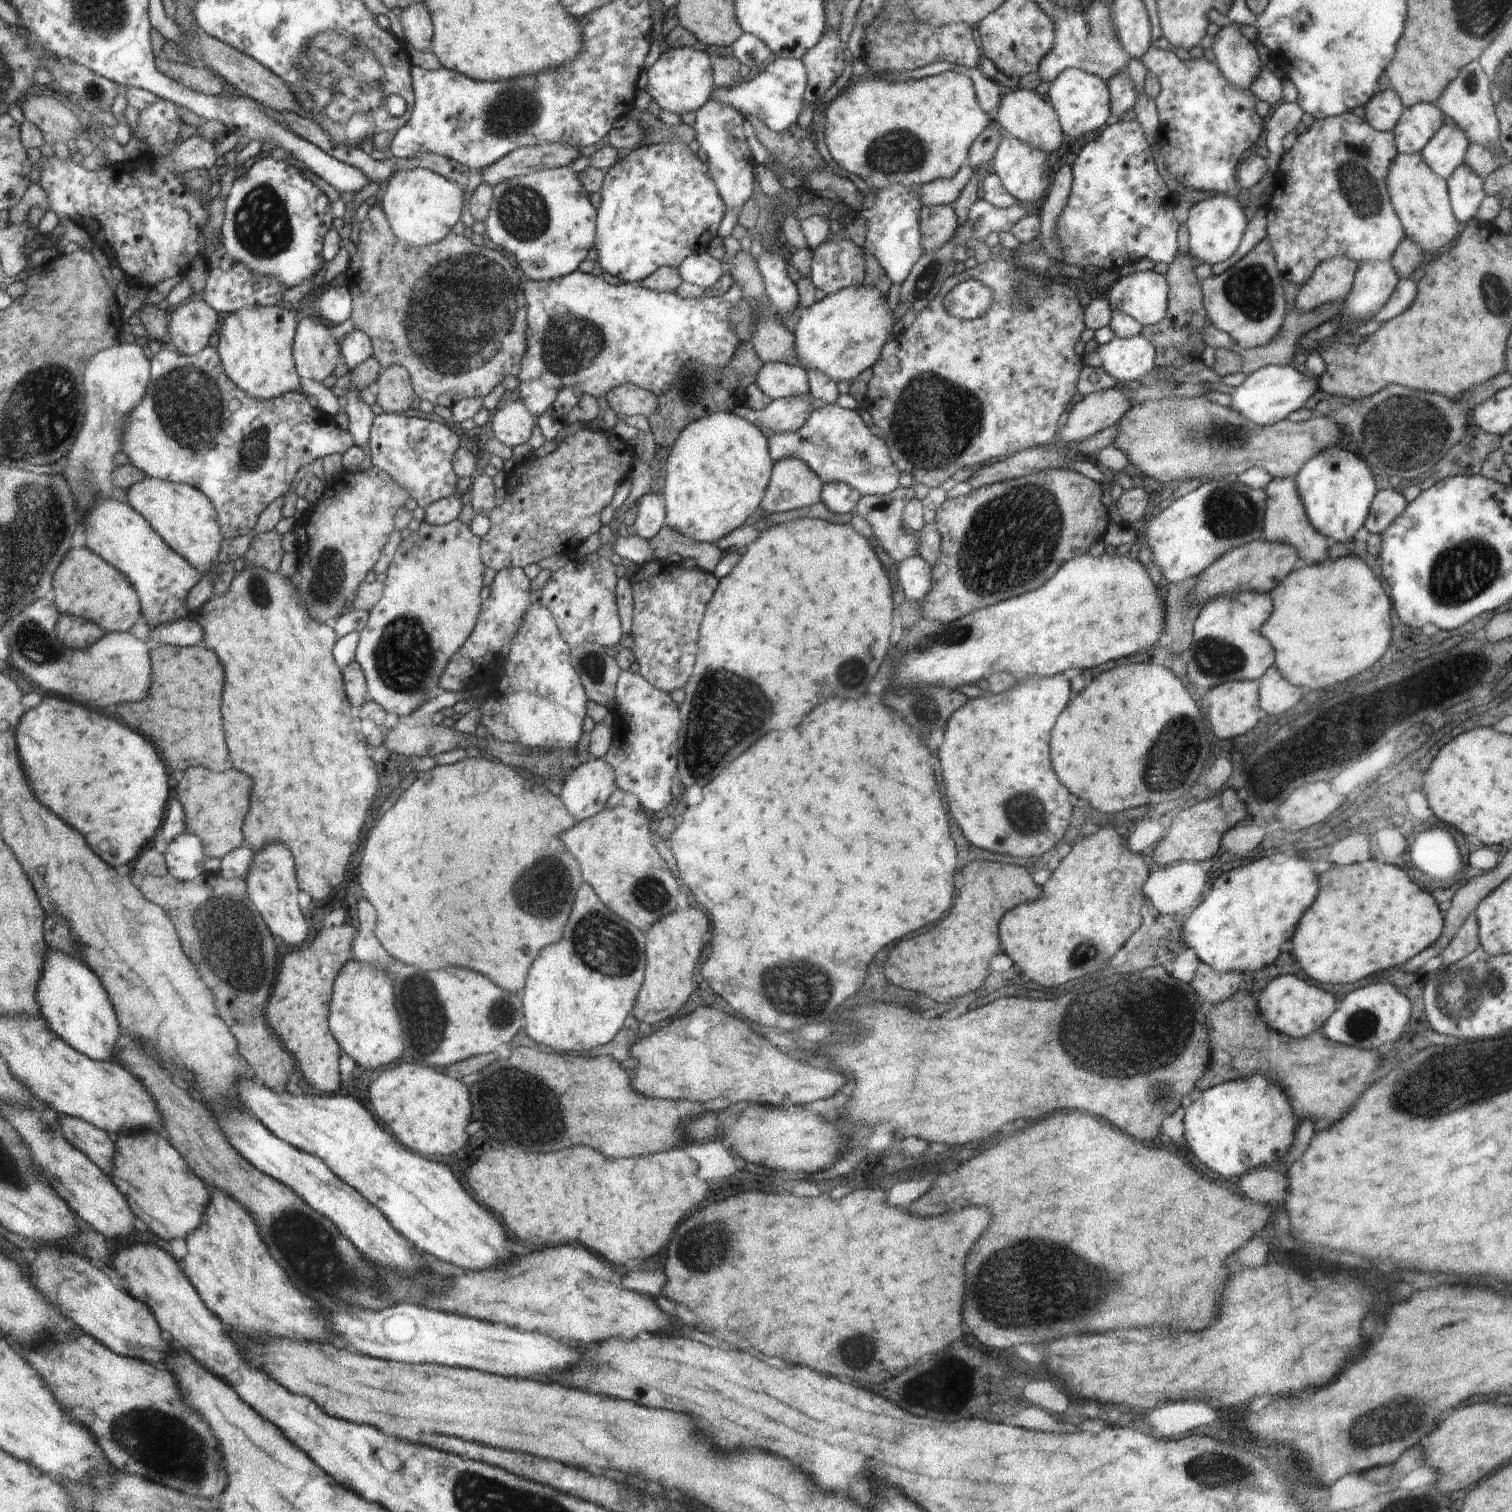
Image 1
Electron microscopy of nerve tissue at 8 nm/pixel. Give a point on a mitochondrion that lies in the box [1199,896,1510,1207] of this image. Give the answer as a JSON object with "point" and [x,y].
{"point":[1458,996]}

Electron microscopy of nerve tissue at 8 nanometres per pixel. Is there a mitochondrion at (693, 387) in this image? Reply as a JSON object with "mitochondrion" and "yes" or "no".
{"mitochondrion":"yes"}

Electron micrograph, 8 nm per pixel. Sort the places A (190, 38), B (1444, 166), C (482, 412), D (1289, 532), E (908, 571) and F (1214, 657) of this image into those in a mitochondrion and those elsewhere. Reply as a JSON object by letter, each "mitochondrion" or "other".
{"A":"other","B":"other","C":"other","D":"other","E":"other","F":"mitochondrion"}

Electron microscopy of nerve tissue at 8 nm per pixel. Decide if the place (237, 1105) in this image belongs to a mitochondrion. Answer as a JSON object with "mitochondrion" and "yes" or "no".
{"mitochondrion":"no"}

